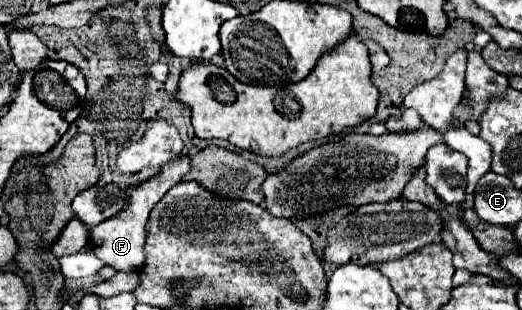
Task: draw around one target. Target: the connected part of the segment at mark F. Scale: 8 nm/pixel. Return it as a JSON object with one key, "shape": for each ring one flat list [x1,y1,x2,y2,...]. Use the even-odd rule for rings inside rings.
{"shape":[[187,157,173,159,173,163,169,163,169,167,163,167,159,175,151,177,149,181,145,181,137,187,129,187,129,207,121,215,115,215,113,219,107,219,105,223,99,223,97,227,91,229,93,243,89,243,87,251,93,251,105,265,113,267,115,271,137,271,139,267,143,267,143,263,145,263,145,253,143,253,145,223,149,219,149,211,161,201,161,197,173,185,177,185,183,179,183,175,189,171,189,167,191,167,191,161]]}

